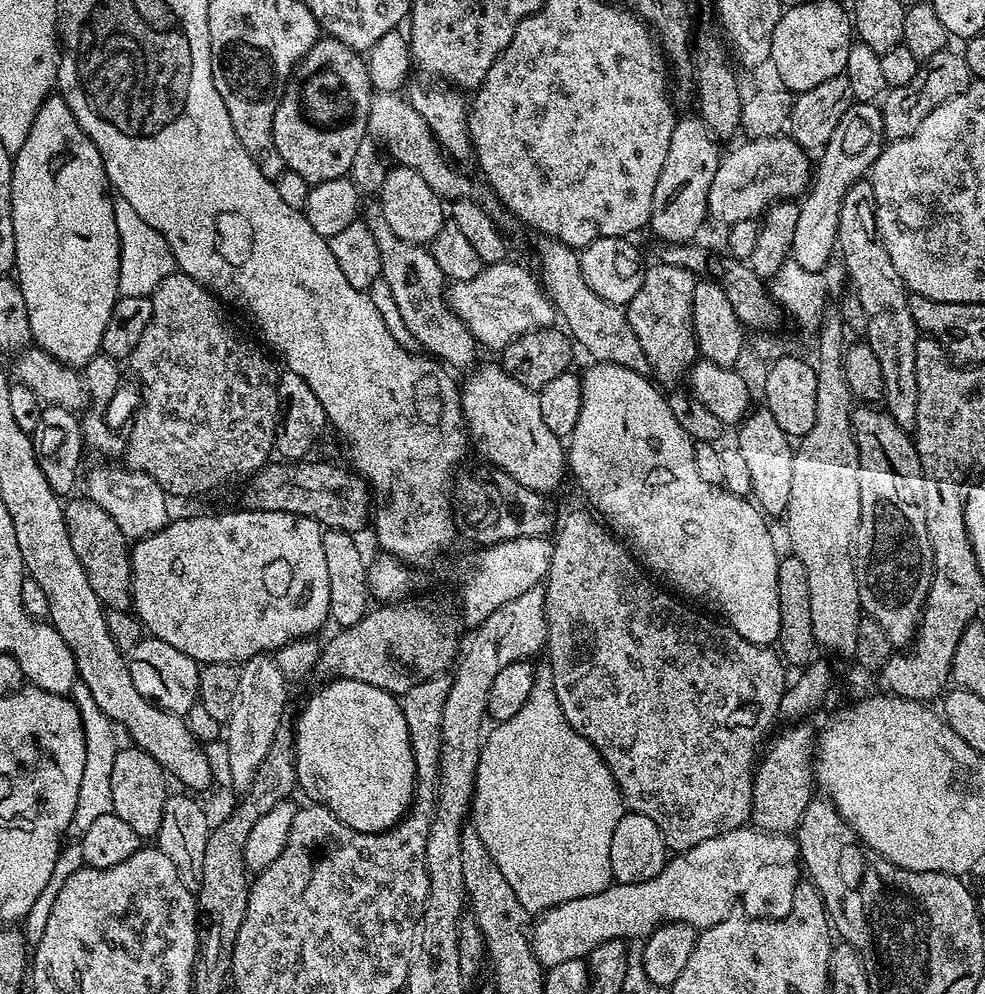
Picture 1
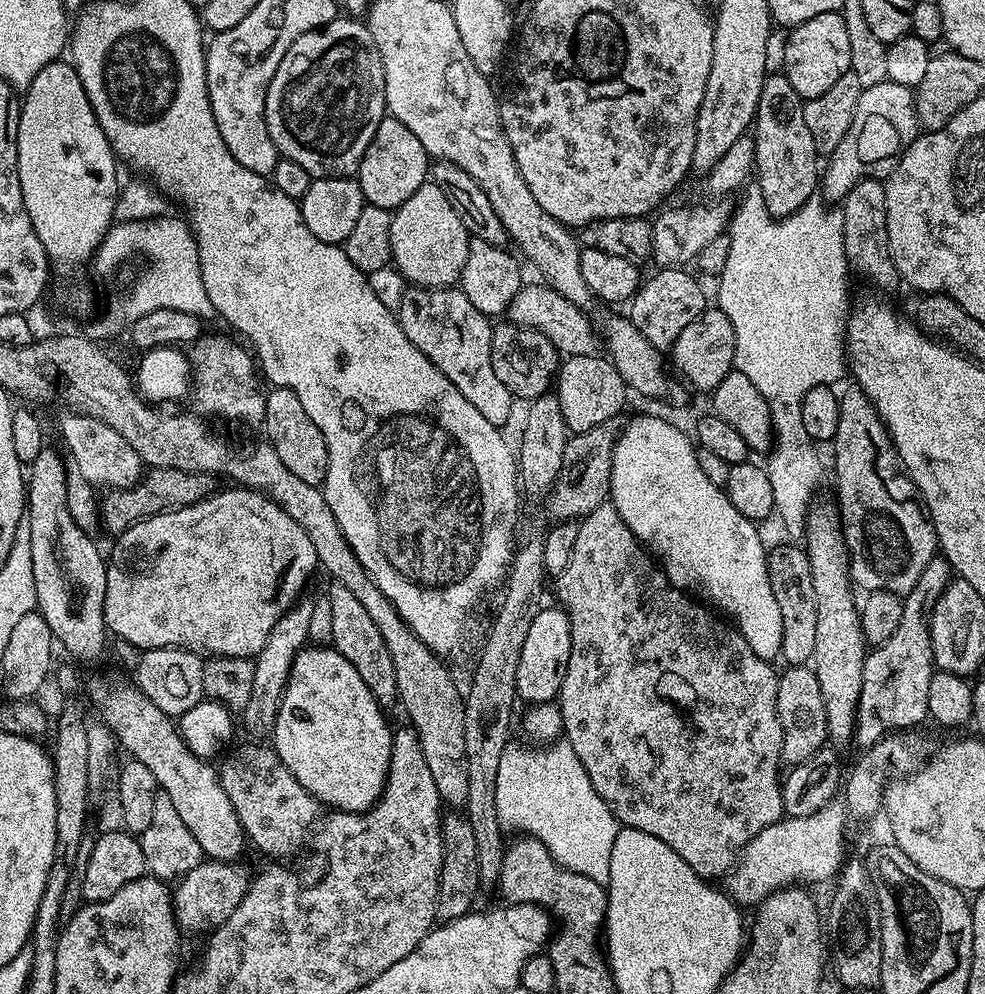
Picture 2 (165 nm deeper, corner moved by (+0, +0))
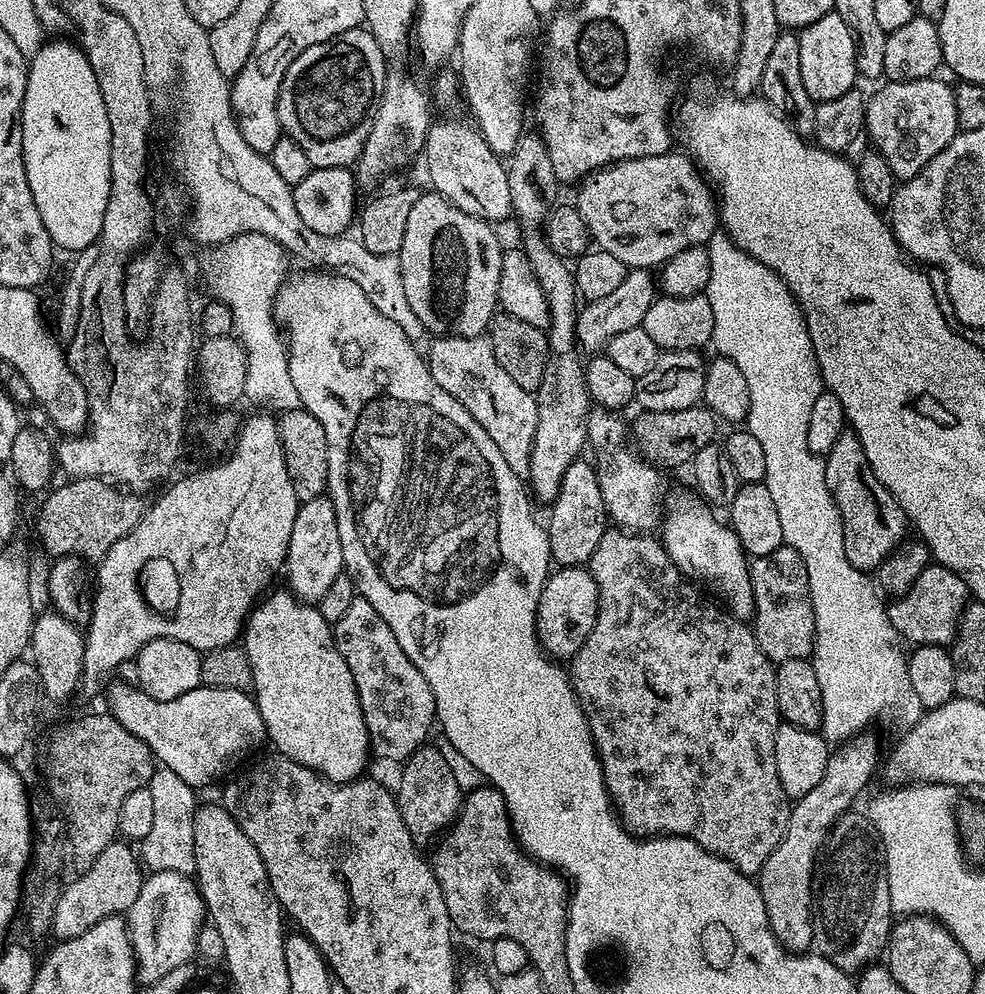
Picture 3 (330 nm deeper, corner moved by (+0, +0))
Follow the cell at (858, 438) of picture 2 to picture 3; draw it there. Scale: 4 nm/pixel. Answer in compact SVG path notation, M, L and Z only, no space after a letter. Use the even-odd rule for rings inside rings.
M846 430L834 442L834 450L830 450L824 461L826 466L826 486L838 506L838 514L842 518L842 530L846 542L846 558L855 568L875 570L880 563L892 555L905 543L904 531L909 531L910 521L898 502L874 478L874 470L870 470L870 462L866 462L866 454L862 450L862 442L856 433Z

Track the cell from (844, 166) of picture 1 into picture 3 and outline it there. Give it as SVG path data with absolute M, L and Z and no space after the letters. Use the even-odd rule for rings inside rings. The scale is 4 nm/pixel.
M928 77L926 79L916 79L914 82L904 82L898 83L896 81L887 81L885 84L873 97L870 96L867 104L865 105L865 131L867 135L870 134L873 144L877 151L880 151L887 161L890 162L890 168L894 171L897 181L903 182L909 180L912 177L916 177L917 174L921 172L937 156L938 153L941 153L942 150L953 140L958 131L959 120L957 118L957 102L955 96L955 89L949 84L949 86L942 80L941 77Z

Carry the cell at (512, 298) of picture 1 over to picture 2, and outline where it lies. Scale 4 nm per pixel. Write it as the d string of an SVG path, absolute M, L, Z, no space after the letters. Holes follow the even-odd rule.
M525 283L521 286L518 294L514 294L514 298L508 303L507 319L513 324L521 324L546 334L546 338L554 342L561 357L597 355L598 332L597 329L596 332L592 329L592 320L584 313L585 309L581 305L570 303L551 286L540 284Z

